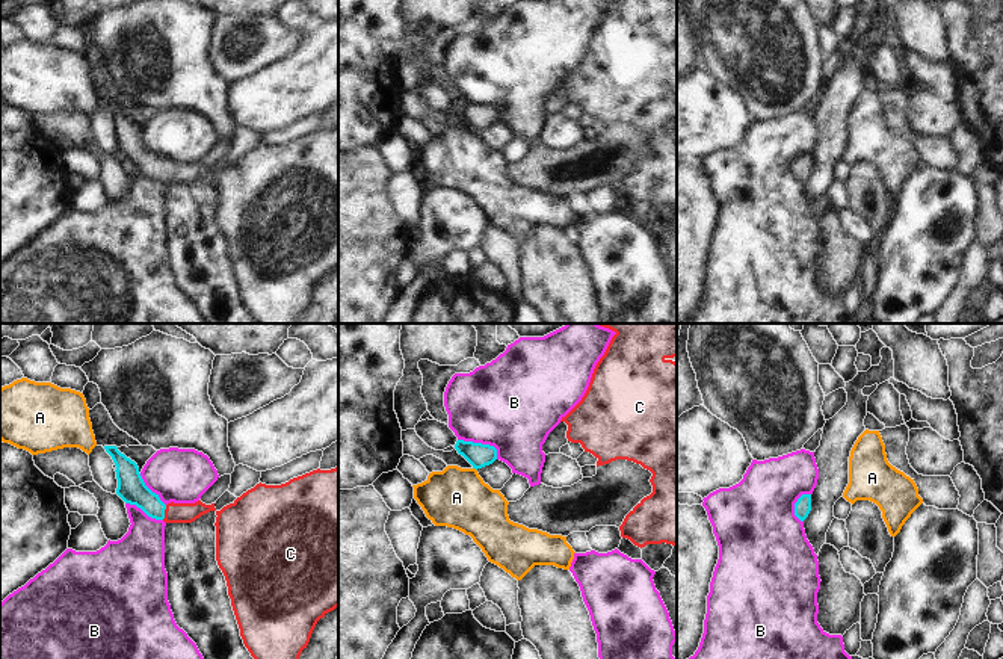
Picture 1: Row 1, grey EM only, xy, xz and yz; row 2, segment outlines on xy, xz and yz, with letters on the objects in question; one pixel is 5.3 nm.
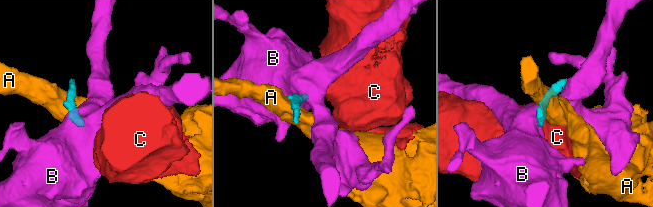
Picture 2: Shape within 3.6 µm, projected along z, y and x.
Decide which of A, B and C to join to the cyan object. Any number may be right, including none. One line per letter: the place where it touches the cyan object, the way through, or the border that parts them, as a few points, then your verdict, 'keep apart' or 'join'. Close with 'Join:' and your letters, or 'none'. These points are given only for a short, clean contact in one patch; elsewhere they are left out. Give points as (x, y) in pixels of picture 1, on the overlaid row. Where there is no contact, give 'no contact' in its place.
A: meets cyan in xz at (475, 467); keep apart
B: meets cyan in xz at (481, 443); border along xz (458, 439), (488, 443), (496, 449), (497, 458); keep apart
C: meets cyan in xy at (163, 513); runs through xy (132, 488), (163, 513), (175, 513); join
Join: C

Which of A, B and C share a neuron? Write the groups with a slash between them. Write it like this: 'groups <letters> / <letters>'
groups A / B / C

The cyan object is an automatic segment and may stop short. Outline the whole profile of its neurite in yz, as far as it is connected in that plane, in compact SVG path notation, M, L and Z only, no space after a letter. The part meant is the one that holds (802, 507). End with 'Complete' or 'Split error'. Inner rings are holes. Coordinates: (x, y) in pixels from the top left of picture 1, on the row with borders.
M802 494L795 503L795 515L804 521L811 511L811 494Z. Complete

